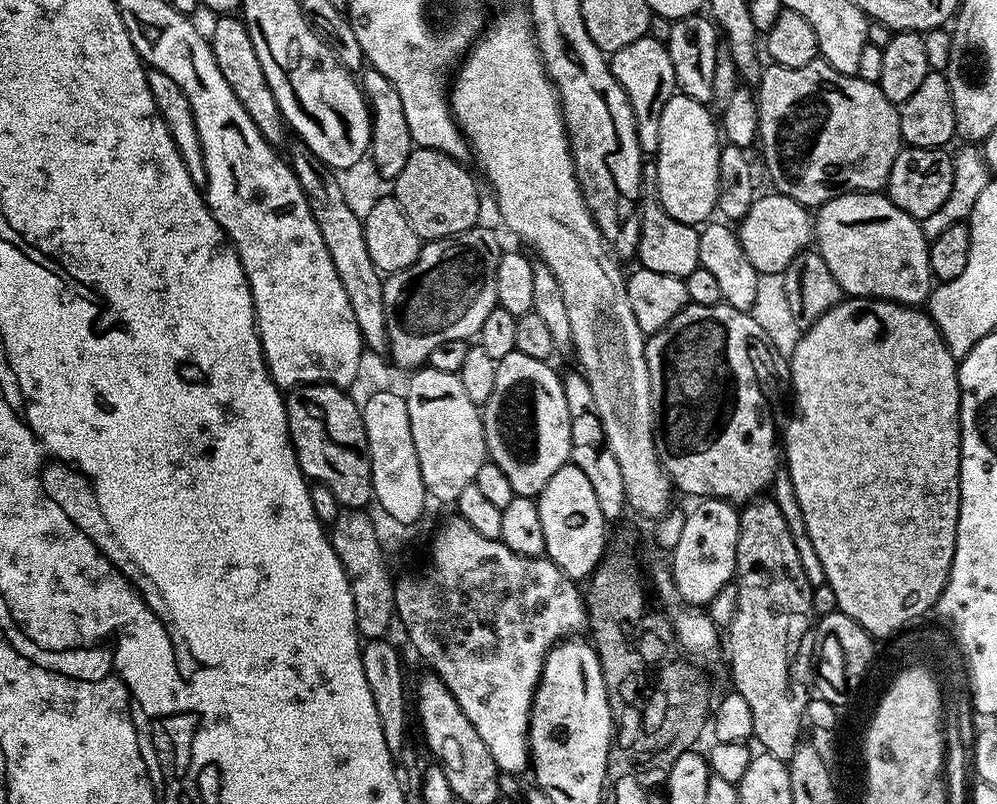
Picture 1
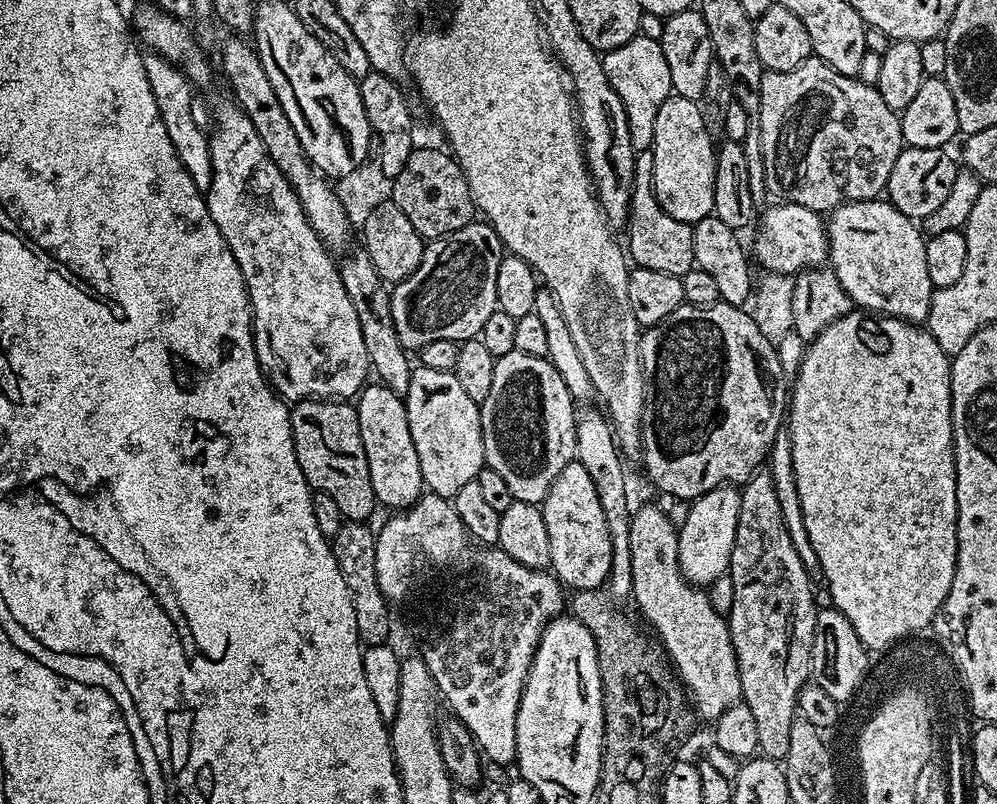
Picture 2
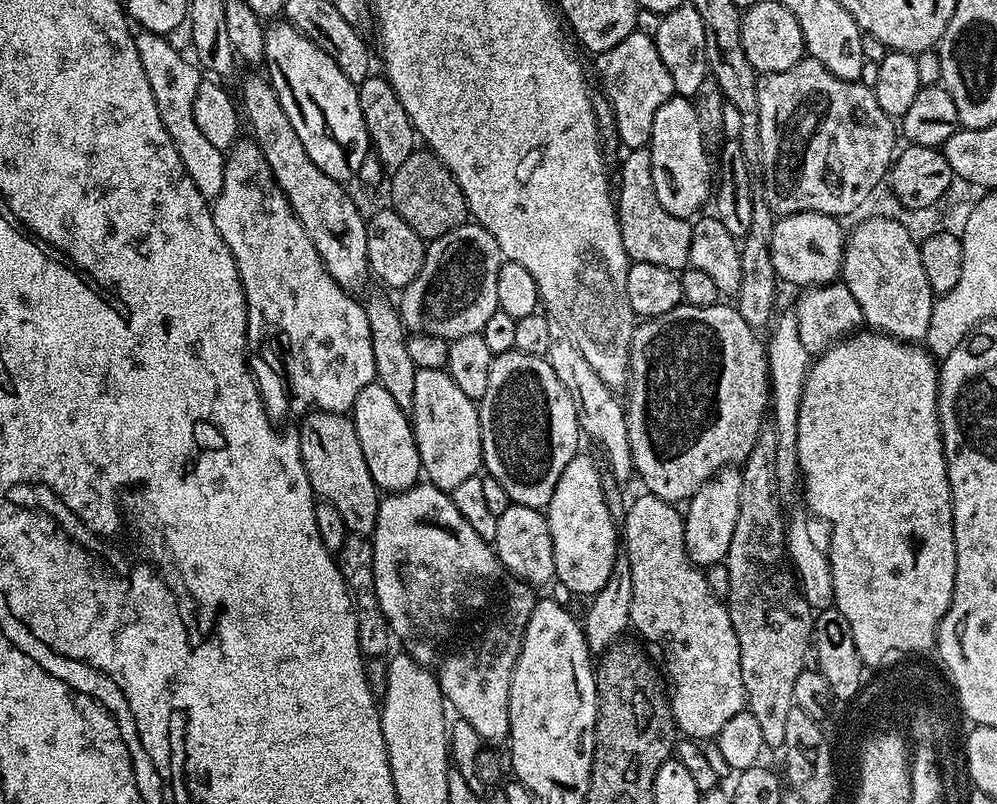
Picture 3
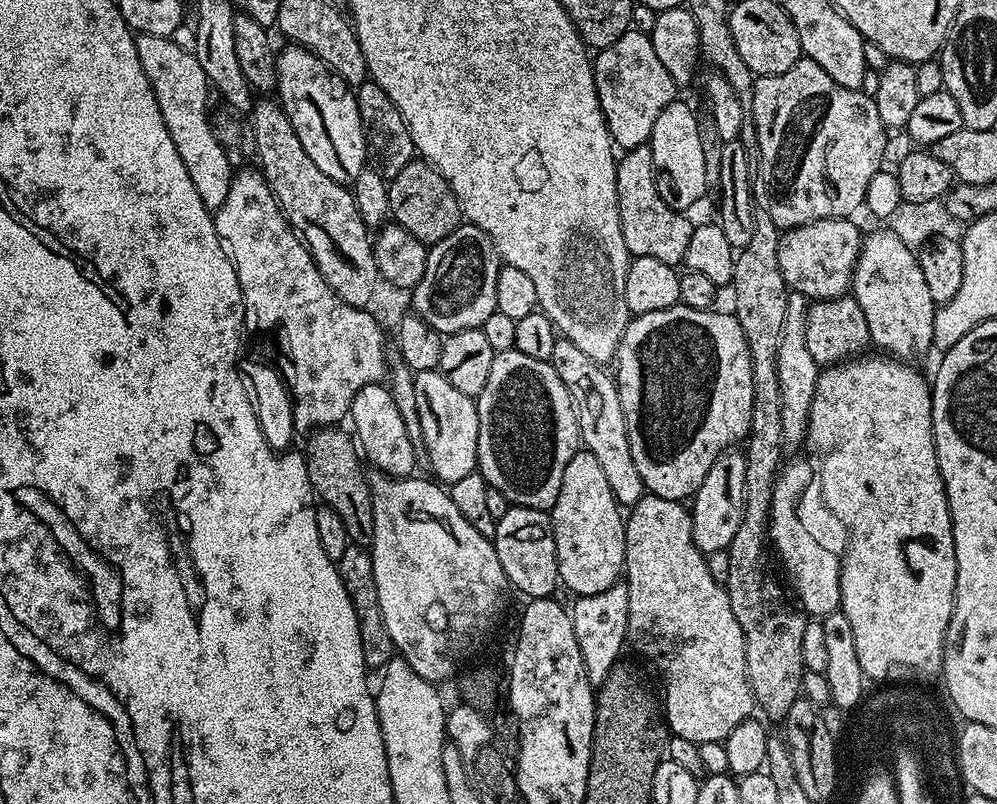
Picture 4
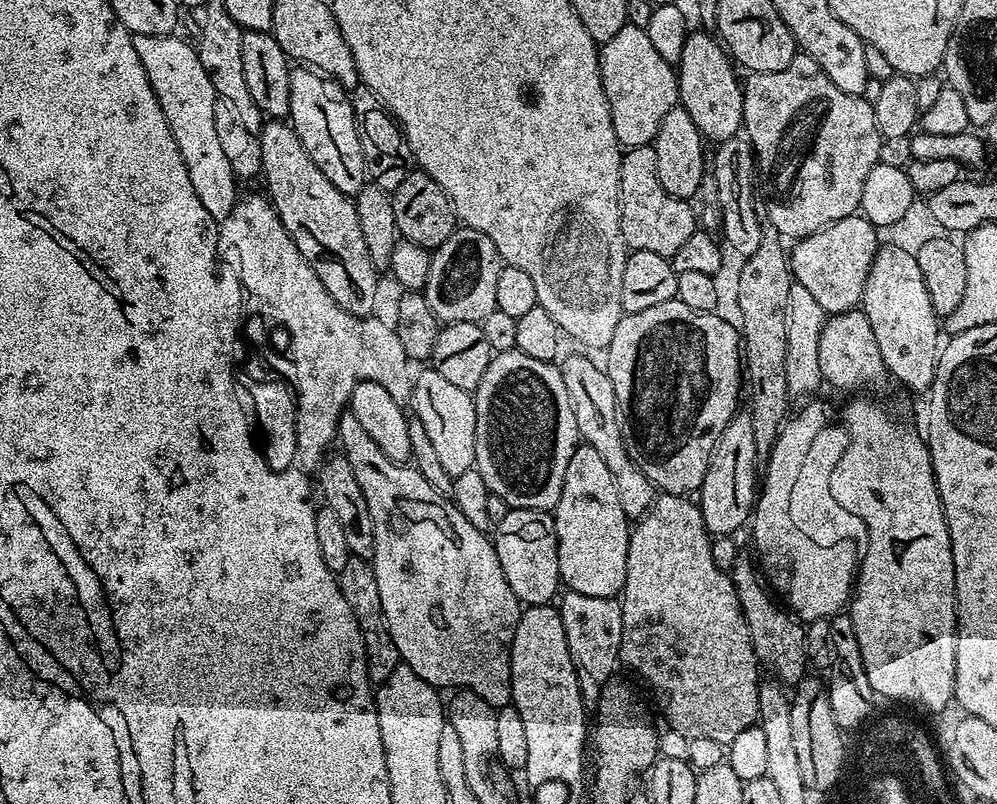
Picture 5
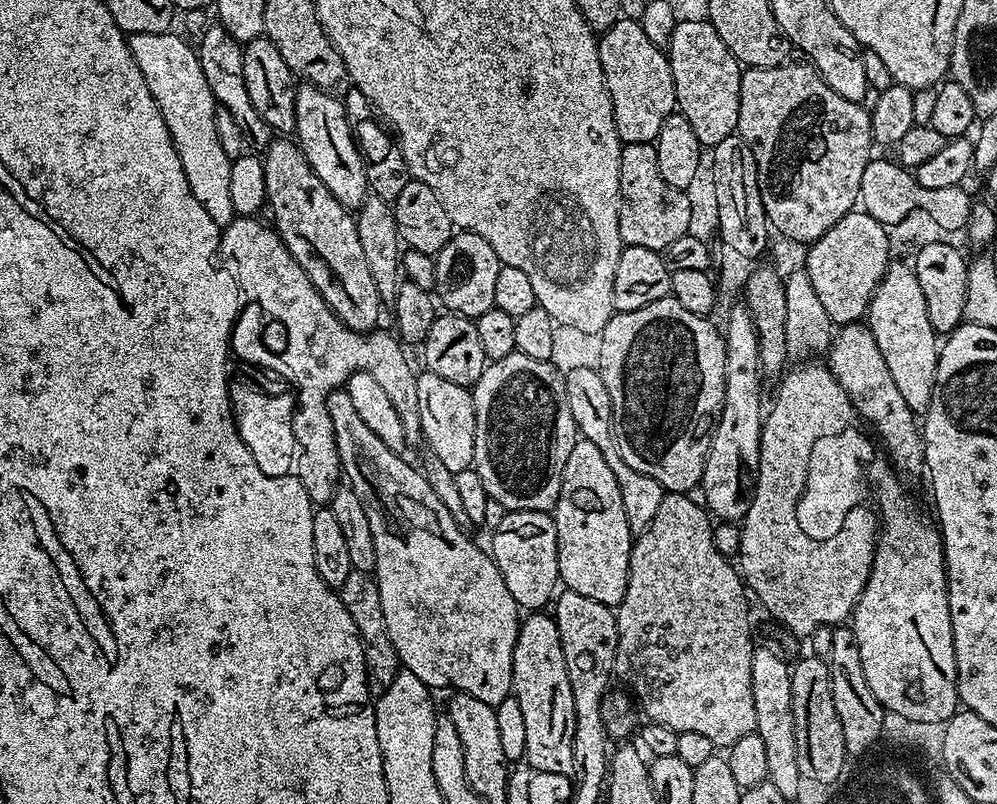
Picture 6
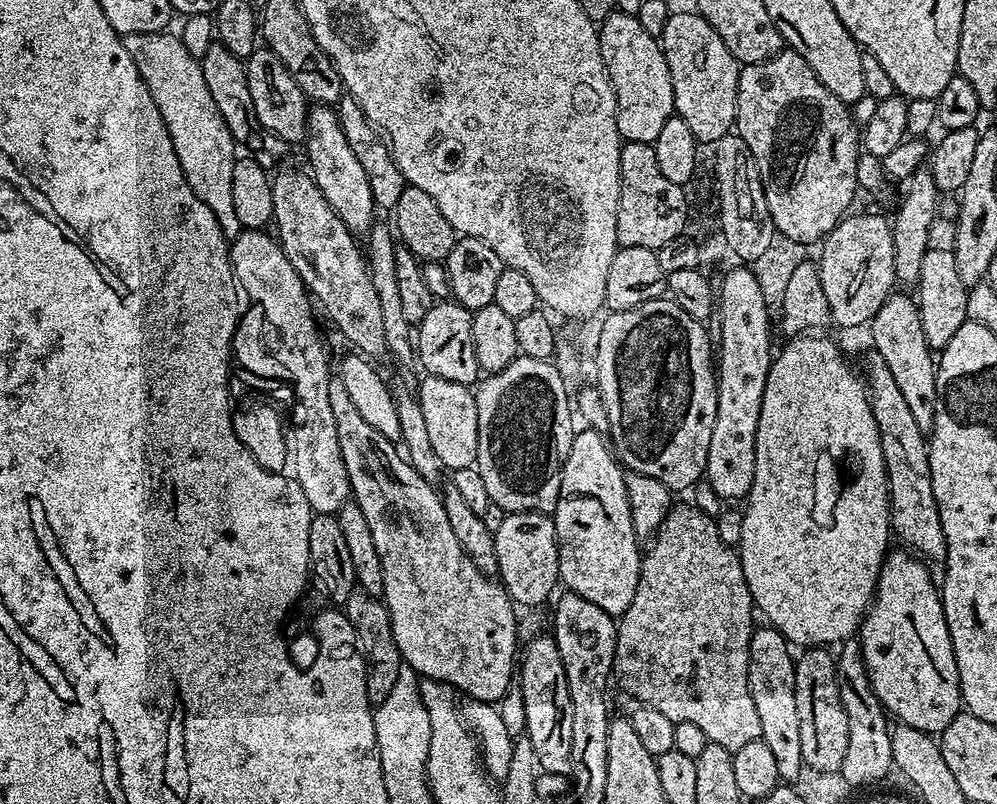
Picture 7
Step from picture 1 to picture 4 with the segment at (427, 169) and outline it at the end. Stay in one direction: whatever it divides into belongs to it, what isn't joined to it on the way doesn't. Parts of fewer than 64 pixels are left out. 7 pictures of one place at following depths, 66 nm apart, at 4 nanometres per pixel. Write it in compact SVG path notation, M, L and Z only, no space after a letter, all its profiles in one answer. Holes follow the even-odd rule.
M414 158L397 176L391 177L388 196L391 219L427 246L446 238L462 223L458 198L454 198L446 178L419 158Z

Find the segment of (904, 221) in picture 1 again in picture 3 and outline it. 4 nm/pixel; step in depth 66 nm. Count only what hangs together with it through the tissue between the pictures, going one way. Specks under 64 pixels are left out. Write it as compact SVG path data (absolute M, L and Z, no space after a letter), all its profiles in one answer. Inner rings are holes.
M872 216L847 233L842 282L854 294L869 329L909 342L923 341L930 330L934 293L922 270L917 237L899 219Z

